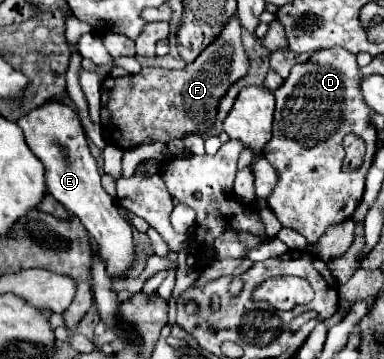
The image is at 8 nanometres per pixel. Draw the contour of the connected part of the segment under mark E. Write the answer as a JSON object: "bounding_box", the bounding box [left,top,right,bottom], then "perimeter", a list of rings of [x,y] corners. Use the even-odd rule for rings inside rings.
{"bounding_box":[16,102,136,278],"perimeter":[[[52,102],[28,112],[16,124],[22,128],[28,148],[46,168],[48,194],[52,194],[86,228],[98,256],[106,264],[106,272],[112,278],[126,278],[128,270],[136,264],[132,226],[120,216],[116,200],[110,198],[100,184],[96,160],[90,156],[88,140],[80,120],[60,120],[60,104]],[[62,148],[68,150],[68,158],[62,154]]]}

